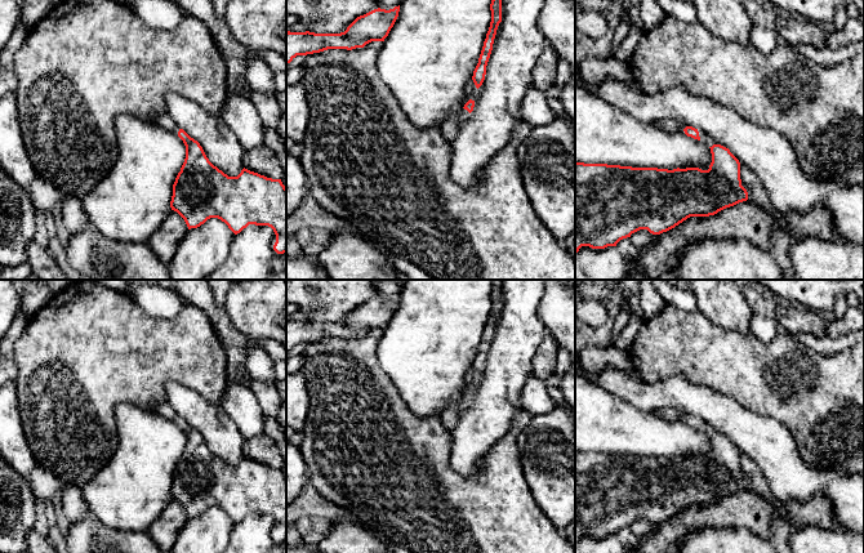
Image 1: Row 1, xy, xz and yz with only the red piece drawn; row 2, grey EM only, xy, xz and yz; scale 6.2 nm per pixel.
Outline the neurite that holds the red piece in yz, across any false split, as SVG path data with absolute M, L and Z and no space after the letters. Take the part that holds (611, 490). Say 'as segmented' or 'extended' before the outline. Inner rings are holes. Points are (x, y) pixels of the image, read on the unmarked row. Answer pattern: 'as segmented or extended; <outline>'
extended; M683 418L687 425L704 431L712 442L708 459L699 456L632 456L575 450L575 541L582 535L605 538L640 518L667 521L690 505L709 505L748 489L741 474L740 451L729 437L716 433L703 419Z

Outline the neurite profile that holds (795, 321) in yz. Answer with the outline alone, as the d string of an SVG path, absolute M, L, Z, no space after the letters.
M780 300L776 303L774 318L792 335L806 333L819 338L828 336L829 320L820 317L809 308L798 311L789 303Z

